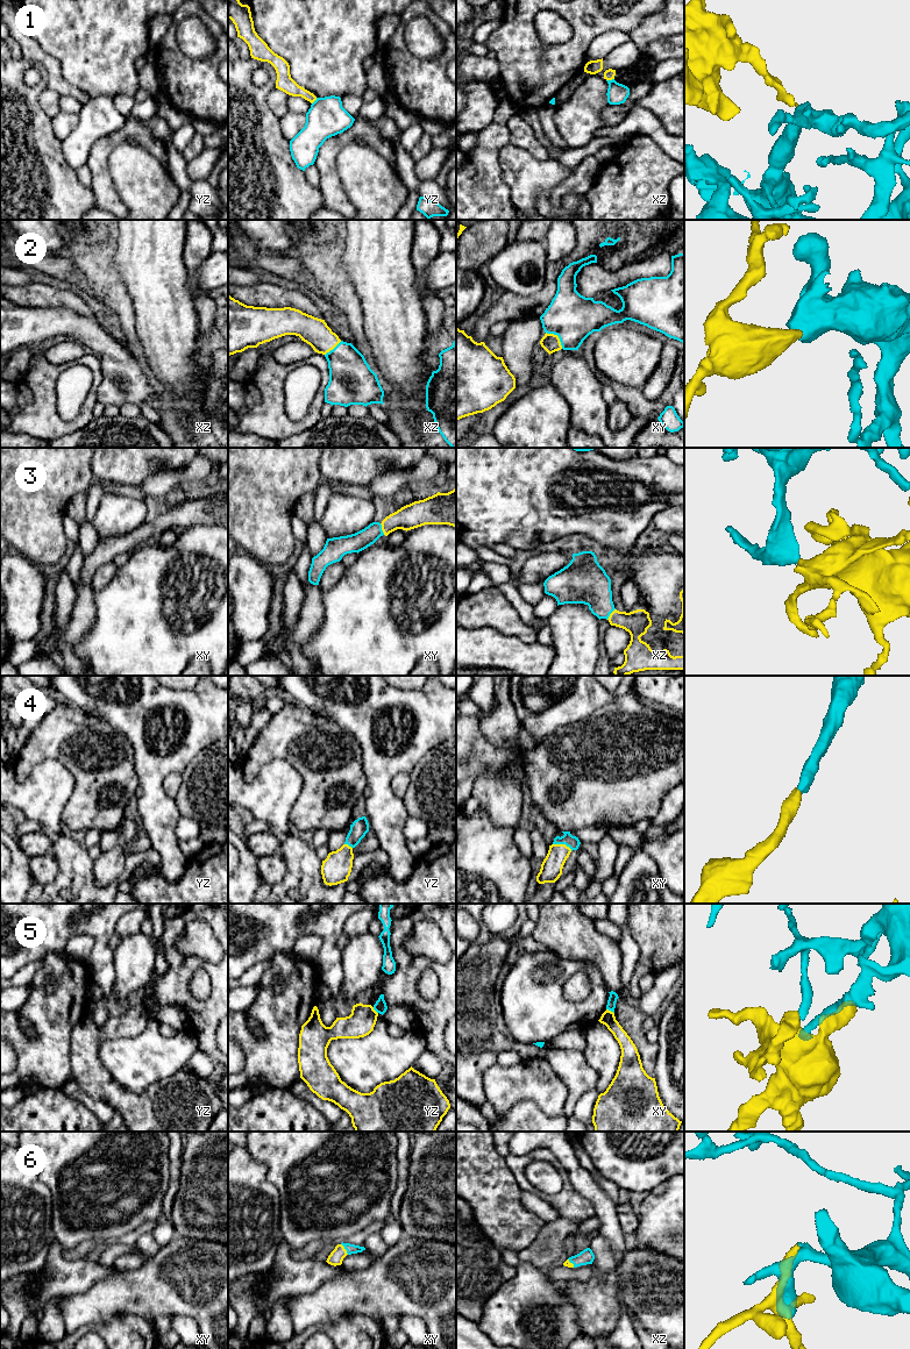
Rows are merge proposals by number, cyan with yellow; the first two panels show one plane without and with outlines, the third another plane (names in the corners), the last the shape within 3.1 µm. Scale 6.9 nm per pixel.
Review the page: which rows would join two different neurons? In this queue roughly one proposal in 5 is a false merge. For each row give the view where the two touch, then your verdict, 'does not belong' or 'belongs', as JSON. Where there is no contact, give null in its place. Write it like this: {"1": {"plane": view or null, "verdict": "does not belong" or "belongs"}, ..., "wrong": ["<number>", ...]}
{"1": {"plane": "xz", "verdict": "does not belong"}, "2": {"plane": "xy", "verdict": "belongs"}, "3": {"plane": "xy", "verdict": "belongs"}, "4": {"plane": "xy", "verdict": "belongs"}, "5": {"plane": "xy", "verdict": "does not belong"}, "6": {"plane": "xy", "verdict": "belongs"}, "wrong": ["1", "5"]}

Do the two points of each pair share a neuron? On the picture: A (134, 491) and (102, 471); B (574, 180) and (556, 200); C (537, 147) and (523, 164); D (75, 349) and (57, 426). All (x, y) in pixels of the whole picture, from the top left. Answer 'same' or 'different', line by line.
A: different
B: same
C: different
D: different

